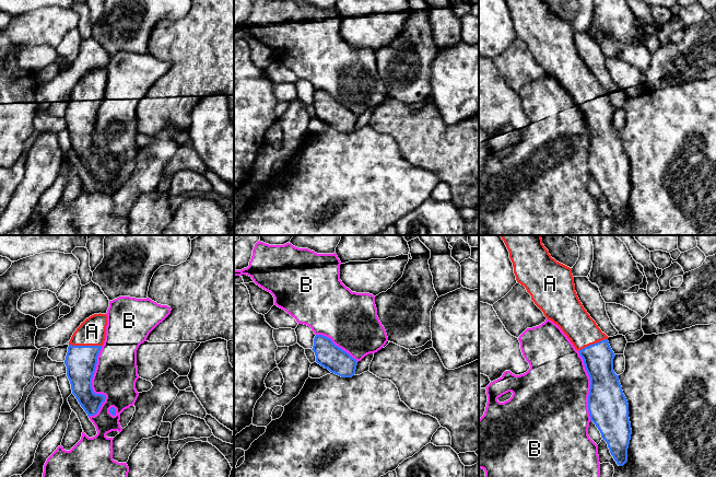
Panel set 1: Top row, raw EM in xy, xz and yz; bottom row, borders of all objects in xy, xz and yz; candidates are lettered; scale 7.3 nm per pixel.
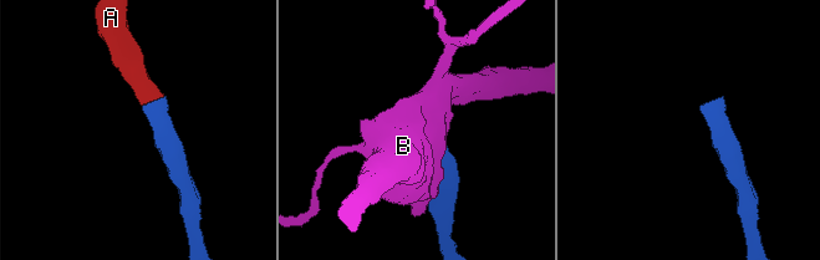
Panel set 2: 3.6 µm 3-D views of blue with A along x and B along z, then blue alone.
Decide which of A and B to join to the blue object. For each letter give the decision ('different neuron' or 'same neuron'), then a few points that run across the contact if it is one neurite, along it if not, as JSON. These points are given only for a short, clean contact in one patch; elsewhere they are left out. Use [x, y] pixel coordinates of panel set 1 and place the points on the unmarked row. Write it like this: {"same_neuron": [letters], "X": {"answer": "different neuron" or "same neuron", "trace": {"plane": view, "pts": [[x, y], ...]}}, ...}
{"same_neuron": ["A"], "A": {"answer": "same neuron", "trace": {"plane": "xy", "pts": [[81, 116], [82, 106], [85, 101], [92, 86]]}}, "B": {"answer": "different neuron"}}

